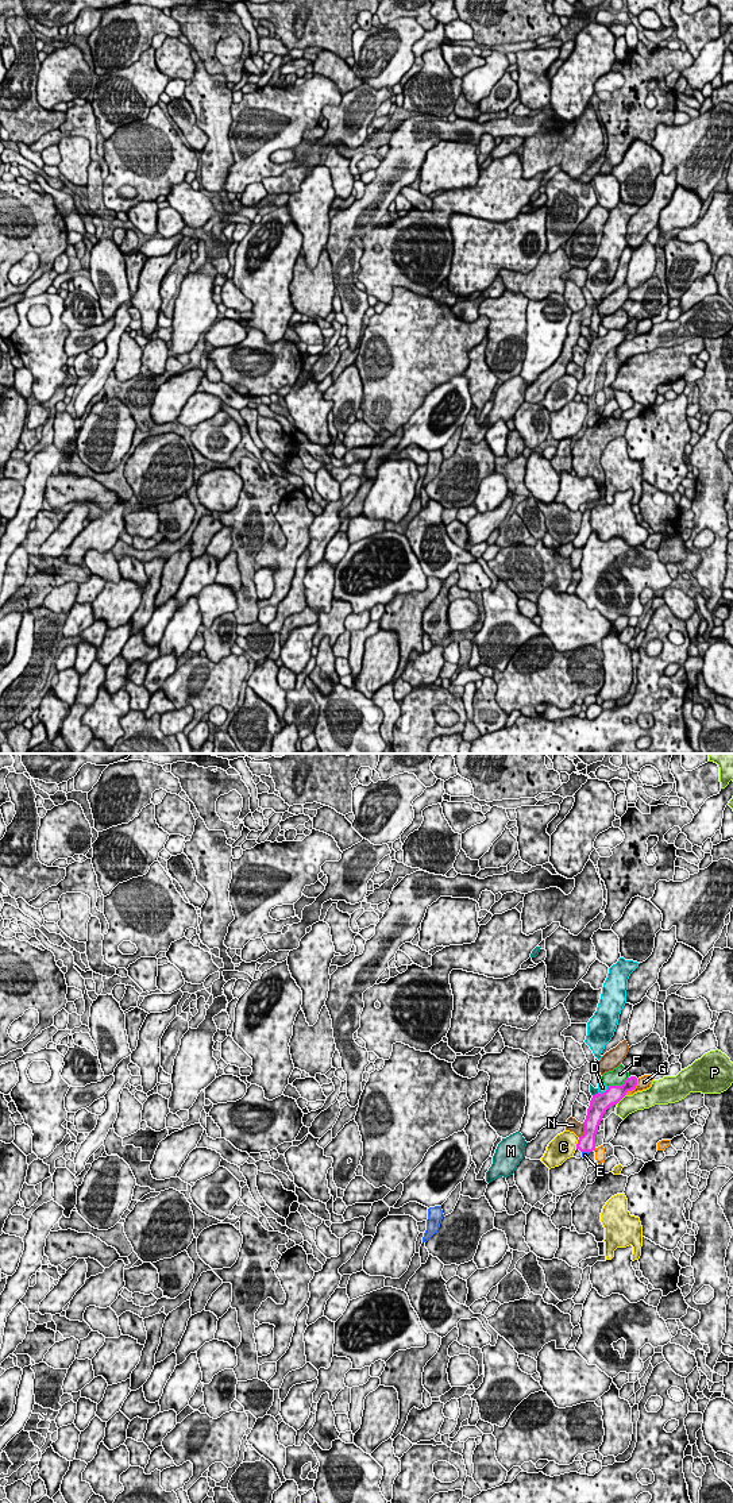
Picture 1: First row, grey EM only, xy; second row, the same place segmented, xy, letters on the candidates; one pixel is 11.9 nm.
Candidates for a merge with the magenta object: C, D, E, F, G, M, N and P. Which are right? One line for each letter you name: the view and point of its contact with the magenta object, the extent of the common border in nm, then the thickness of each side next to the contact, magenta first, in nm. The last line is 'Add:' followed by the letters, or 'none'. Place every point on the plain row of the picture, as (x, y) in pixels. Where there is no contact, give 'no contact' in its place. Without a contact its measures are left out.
Add: none

